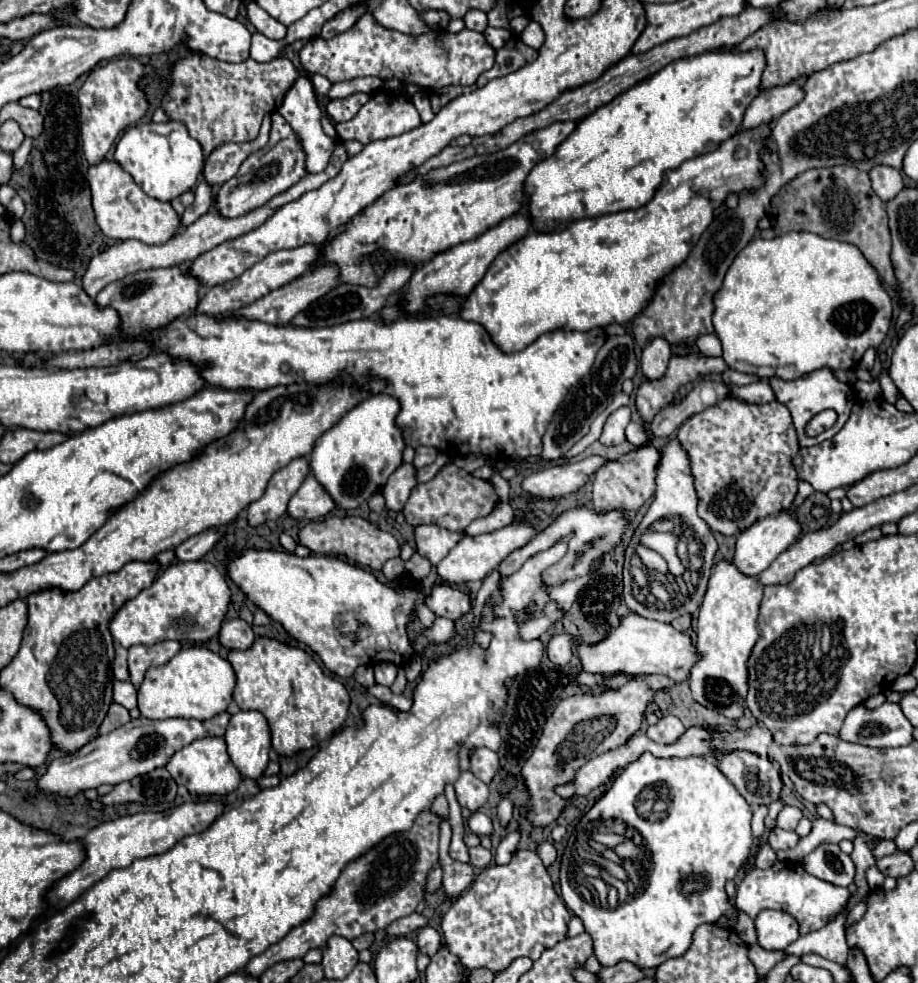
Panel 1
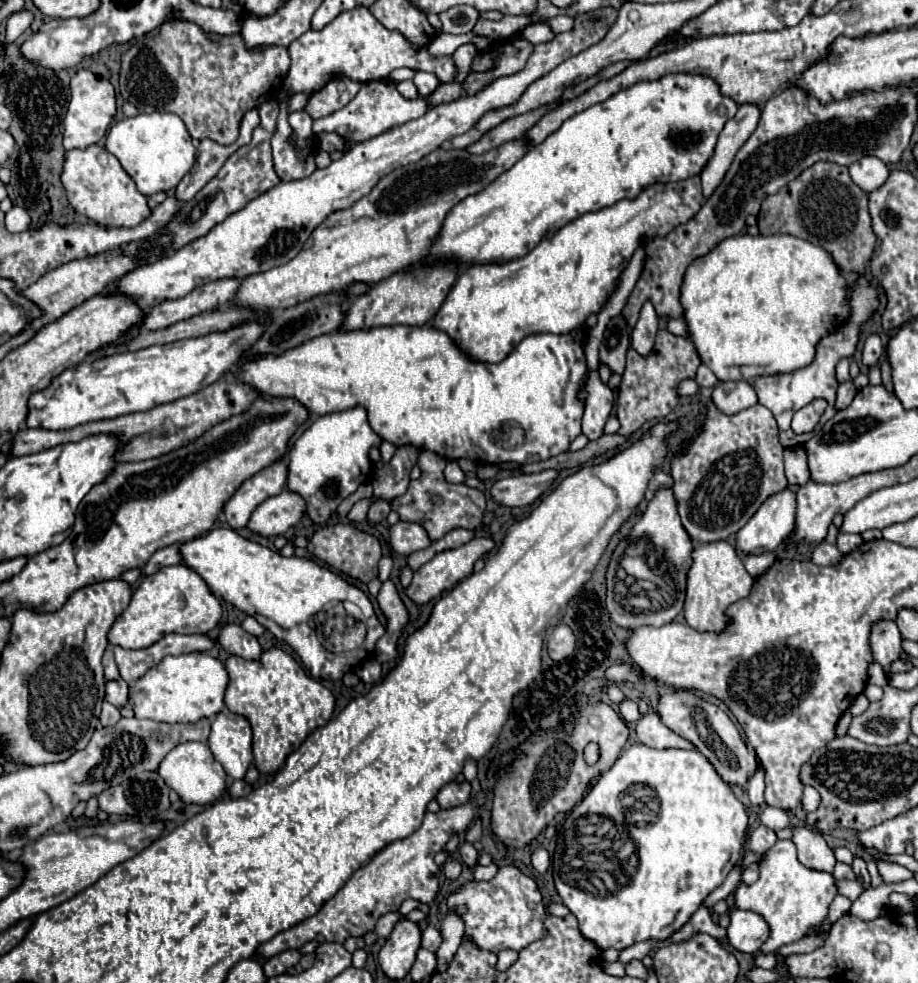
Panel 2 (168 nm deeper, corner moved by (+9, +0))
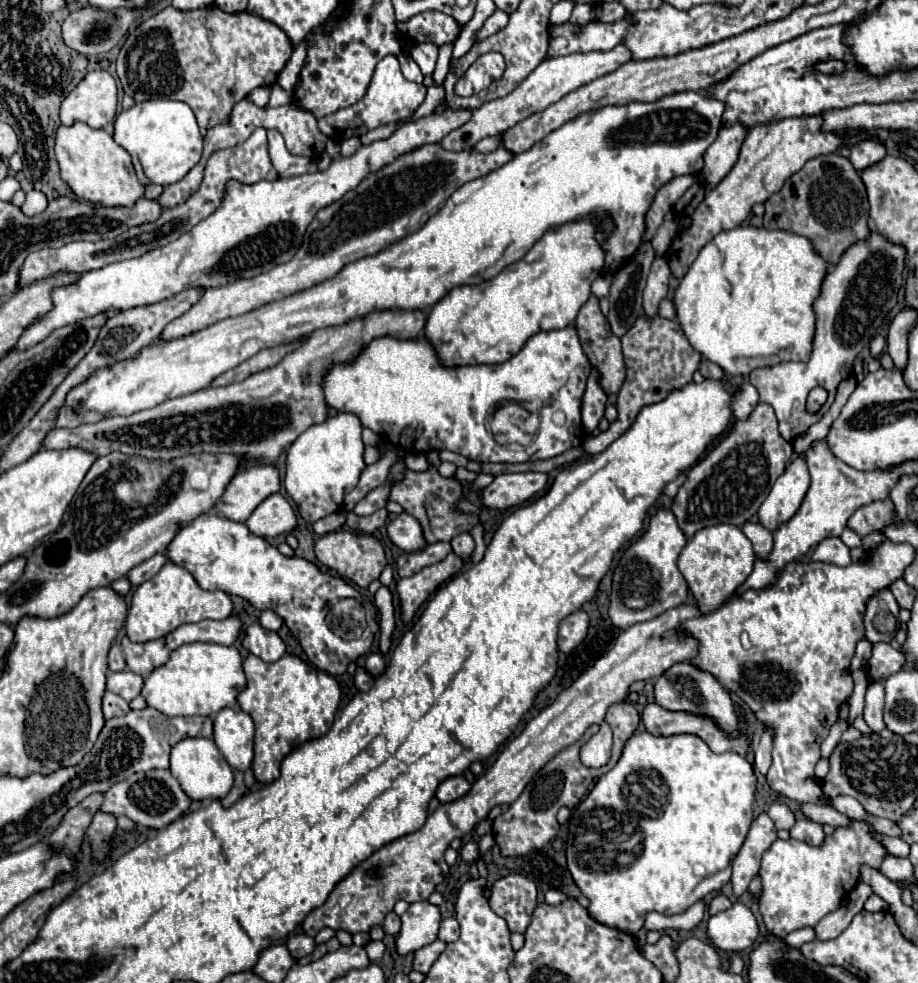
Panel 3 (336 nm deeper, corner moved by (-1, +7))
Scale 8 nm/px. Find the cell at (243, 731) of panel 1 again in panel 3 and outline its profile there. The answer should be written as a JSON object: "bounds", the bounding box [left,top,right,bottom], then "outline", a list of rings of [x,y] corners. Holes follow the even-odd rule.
{"bounds":[214,708,254,772],"outline":[[[224,708],[214,718],[214,740],[232,768],[246,772],[254,758],[254,722],[238,708]]]}

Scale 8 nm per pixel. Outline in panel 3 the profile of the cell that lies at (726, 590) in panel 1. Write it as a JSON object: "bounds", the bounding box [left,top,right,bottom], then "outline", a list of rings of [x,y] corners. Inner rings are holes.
{"bounds":[678,524,756,616],"outline":[[[718,524],[702,528],[694,534],[694,538],[686,544],[678,558],[678,568],[690,586],[698,610],[704,616],[708,616],[736,594],[736,590],[752,574],[754,562],[756,554],[752,550],[750,540],[742,534],[742,530],[732,524]]]}

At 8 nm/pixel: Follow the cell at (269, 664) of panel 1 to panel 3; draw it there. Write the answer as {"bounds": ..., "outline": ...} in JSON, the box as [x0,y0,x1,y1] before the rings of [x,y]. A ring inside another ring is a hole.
{"bounds":[238,654,340,782],"outline":[[[250,654],[244,660],[244,674],[248,684],[238,700],[240,708],[252,716],[256,726],[252,770],[258,782],[272,782],[280,776],[280,764],[288,752],[298,748],[304,740],[328,732],[340,704],[340,686],[330,674],[294,654],[284,654],[272,664]]]}

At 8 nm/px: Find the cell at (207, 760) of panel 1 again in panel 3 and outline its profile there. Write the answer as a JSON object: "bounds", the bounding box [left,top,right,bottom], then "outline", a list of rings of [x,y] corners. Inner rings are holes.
{"bounds":[170,738,234,800],"outline":[[[184,738],[182,742],[178,742],[170,754],[170,772],[172,776],[176,776],[176,780],[192,800],[224,798],[234,784],[230,764],[220,754],[216,742],[210,738]]]}

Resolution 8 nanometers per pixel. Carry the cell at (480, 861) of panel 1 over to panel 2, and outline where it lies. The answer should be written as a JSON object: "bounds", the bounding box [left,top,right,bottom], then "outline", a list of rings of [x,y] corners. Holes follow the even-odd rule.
{"bounds":[460,841,478,867],"outline":[[[464,841],[462,845],[460,845],[460,859],[468,865],[468,867],[474,867],[476,865],[476,857],[478,857],[478,851],[474,849],[474,845],[472,843],[468,843],[468,841]]]}

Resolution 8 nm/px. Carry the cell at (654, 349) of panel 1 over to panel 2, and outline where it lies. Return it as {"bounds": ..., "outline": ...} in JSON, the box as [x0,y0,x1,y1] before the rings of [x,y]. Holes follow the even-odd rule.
{"bounds":[632,301,658,355],"outline":[[[646,301],[640,309],[640,317],[638,317],[634,331],[632,331],[632,347],[640,355],[648,355],[654,347],[656,331],[658,331],[658,315],[656,315],[652,303]]]}

